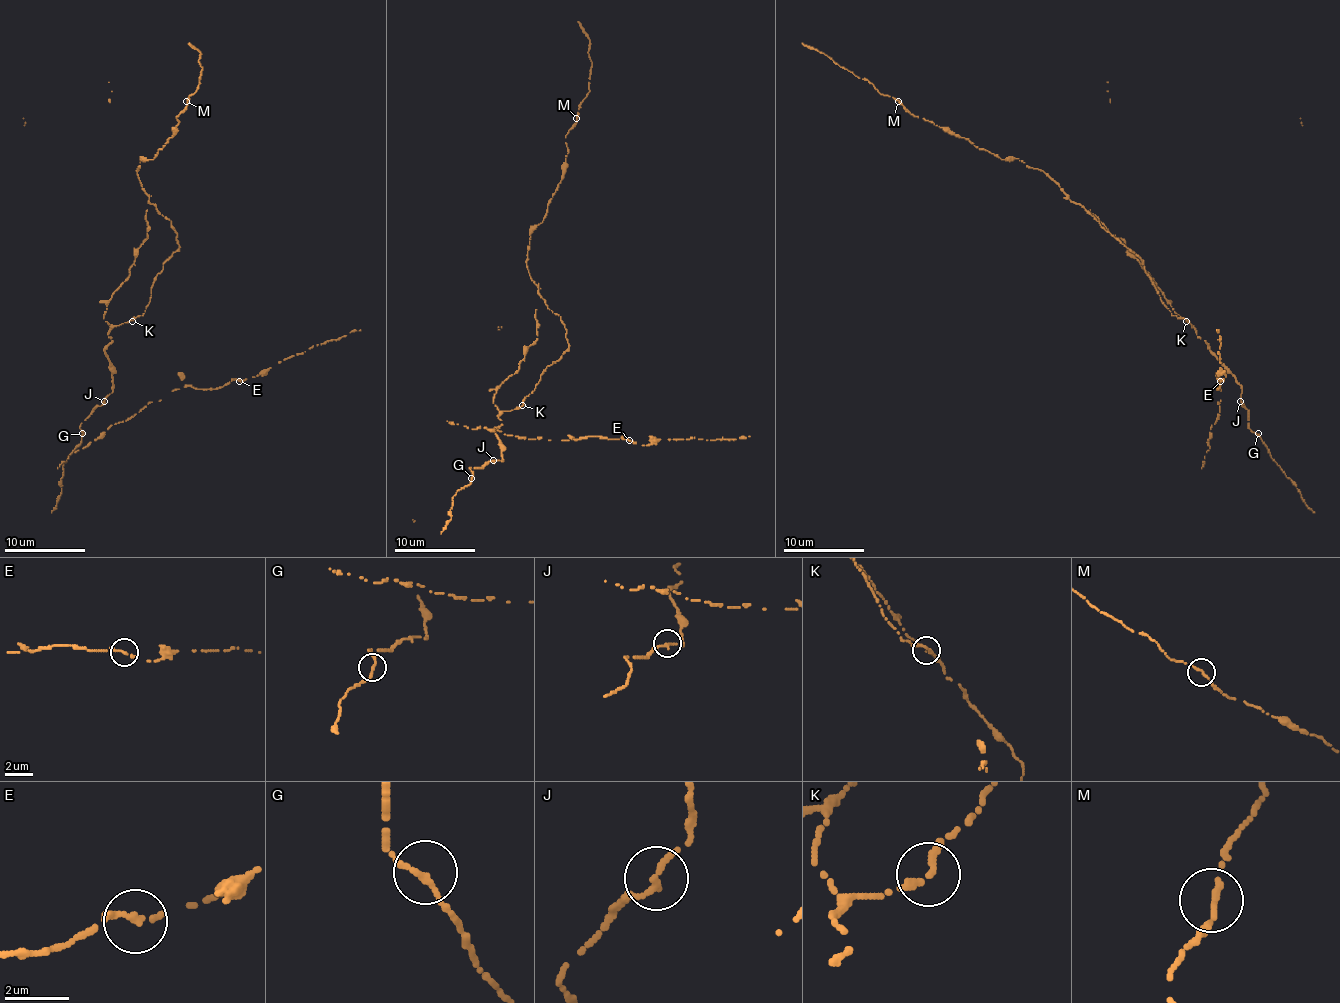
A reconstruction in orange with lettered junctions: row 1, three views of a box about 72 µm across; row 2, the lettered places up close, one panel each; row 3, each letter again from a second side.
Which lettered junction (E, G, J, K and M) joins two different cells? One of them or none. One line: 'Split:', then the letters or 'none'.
Split: none

